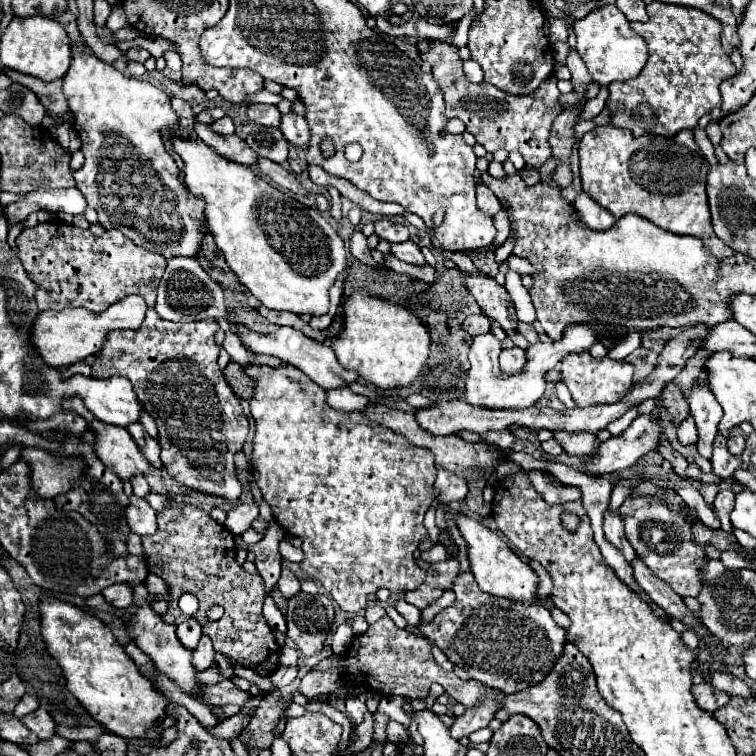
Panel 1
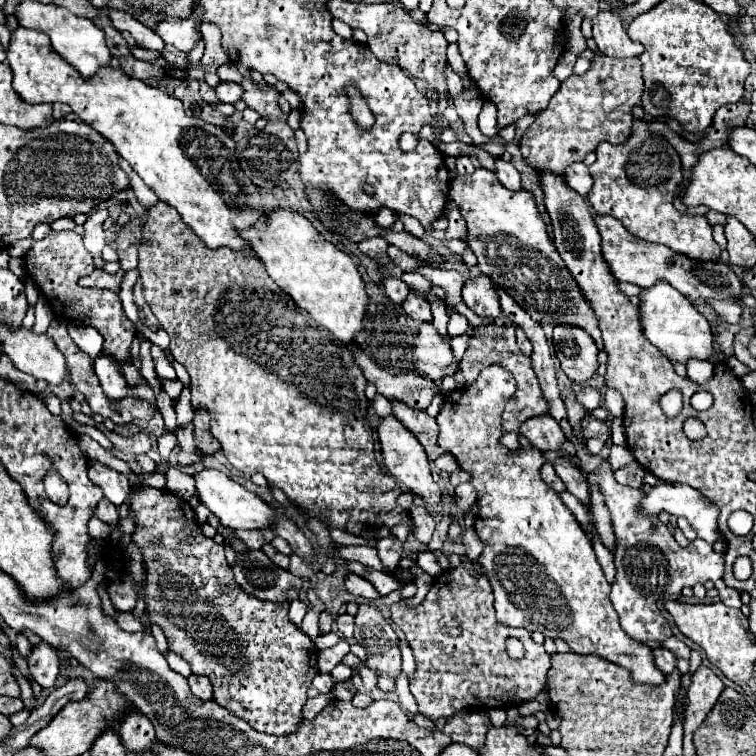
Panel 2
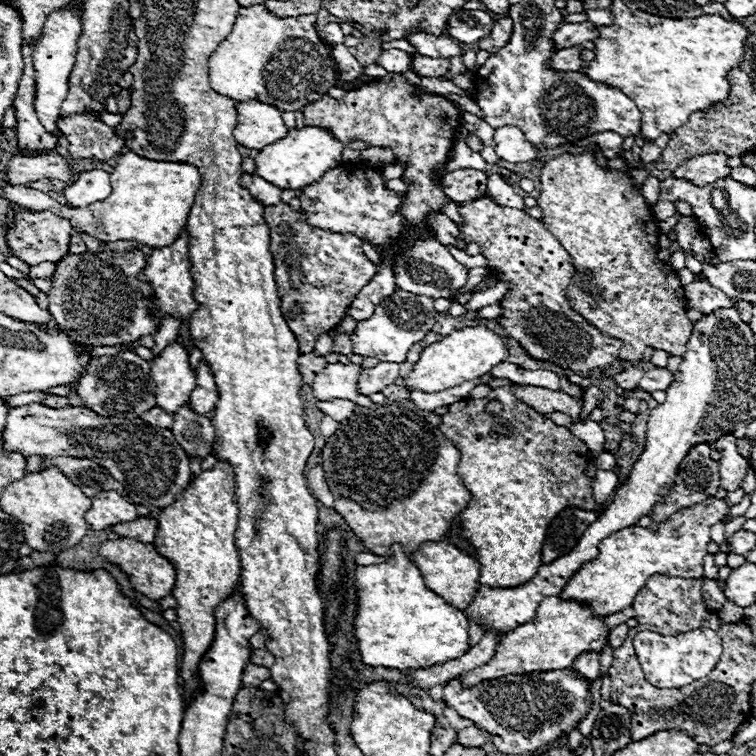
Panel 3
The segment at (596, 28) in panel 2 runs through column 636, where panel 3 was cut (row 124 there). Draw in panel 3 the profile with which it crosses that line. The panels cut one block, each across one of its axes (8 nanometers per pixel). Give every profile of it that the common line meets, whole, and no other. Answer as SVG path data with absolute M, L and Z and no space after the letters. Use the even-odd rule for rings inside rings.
M76 10L52 12L44 24L44 32L34 46L34 66L36 66L36 114L48 132L56 132L56 120L60 106L68 92L68 76L76 60L76 42L80 38L80 14Z

